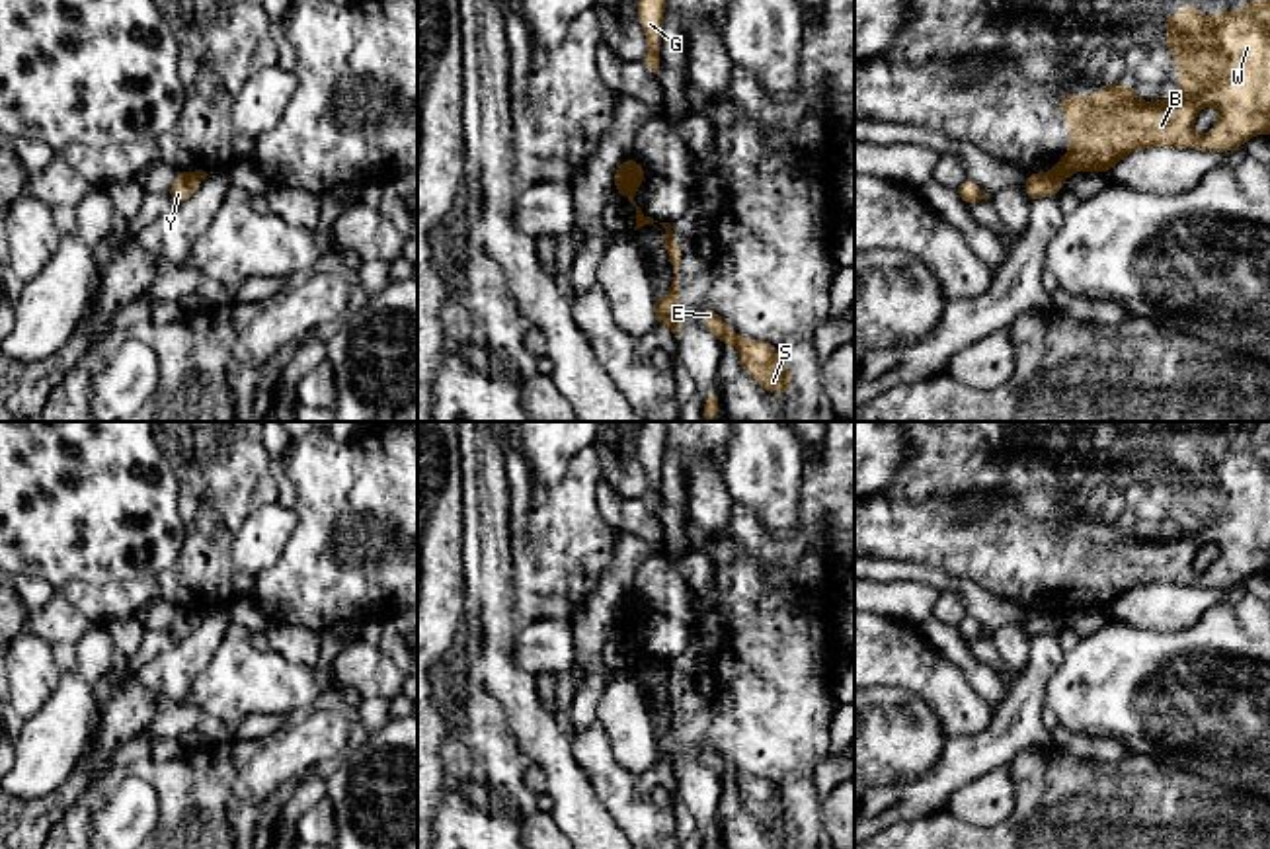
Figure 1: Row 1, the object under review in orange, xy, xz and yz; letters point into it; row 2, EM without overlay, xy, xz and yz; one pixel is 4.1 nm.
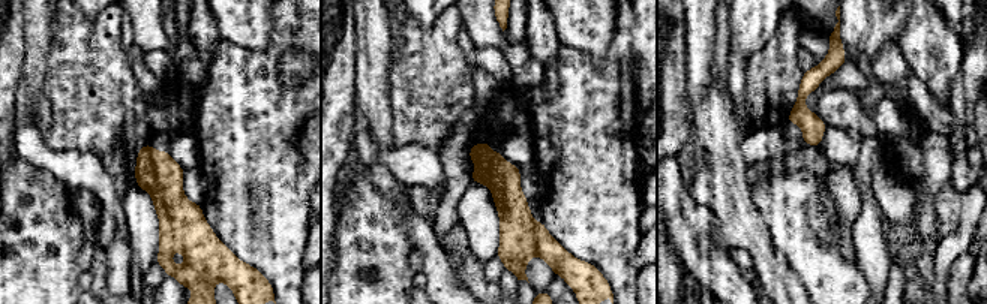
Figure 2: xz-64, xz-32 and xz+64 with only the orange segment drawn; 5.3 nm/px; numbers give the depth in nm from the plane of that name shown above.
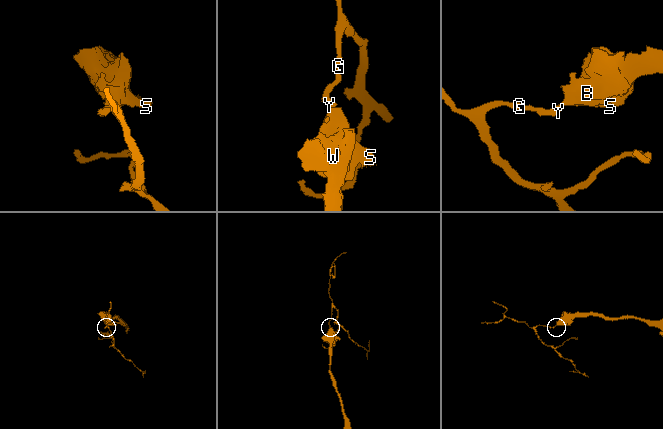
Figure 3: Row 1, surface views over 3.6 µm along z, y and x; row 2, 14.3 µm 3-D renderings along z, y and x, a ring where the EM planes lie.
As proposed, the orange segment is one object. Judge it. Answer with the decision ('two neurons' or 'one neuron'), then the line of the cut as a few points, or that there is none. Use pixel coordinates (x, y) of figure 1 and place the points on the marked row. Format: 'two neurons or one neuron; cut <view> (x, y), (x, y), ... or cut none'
two neurons; cut xz (631, 159), (634, 174), (615, 190)

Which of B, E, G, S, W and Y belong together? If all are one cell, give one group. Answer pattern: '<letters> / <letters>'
B E S W / G Y

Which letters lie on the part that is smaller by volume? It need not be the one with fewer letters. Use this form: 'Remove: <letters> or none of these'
Remove: G, Y

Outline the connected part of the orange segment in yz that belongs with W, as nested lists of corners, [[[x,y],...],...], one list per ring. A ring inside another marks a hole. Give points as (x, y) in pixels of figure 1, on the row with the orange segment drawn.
[[[1249,0],[1237,12],[1217,10],[1210,20],[1188,2],[1180,2],[1180,8],[1180,16],[1163,20],[1169,31],[1165,47],[1176,62],[1178,92],[1141,101],[1133,88],[1116,82],[1098,86],[1094,98],[1059,94],[1055,100],[1069,123],[1069,150],[1050,176],[1065,180],[1077,172],[1108,174],[1131,152],[1153,146],[1231,152],[1252,137],[1270,135],[1270,0]],[[1206,105],[1215,105],[1219,119],[1198,139],[1194,121]]]

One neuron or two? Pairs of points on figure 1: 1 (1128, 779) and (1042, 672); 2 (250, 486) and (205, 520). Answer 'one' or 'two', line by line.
1: two
2: one

